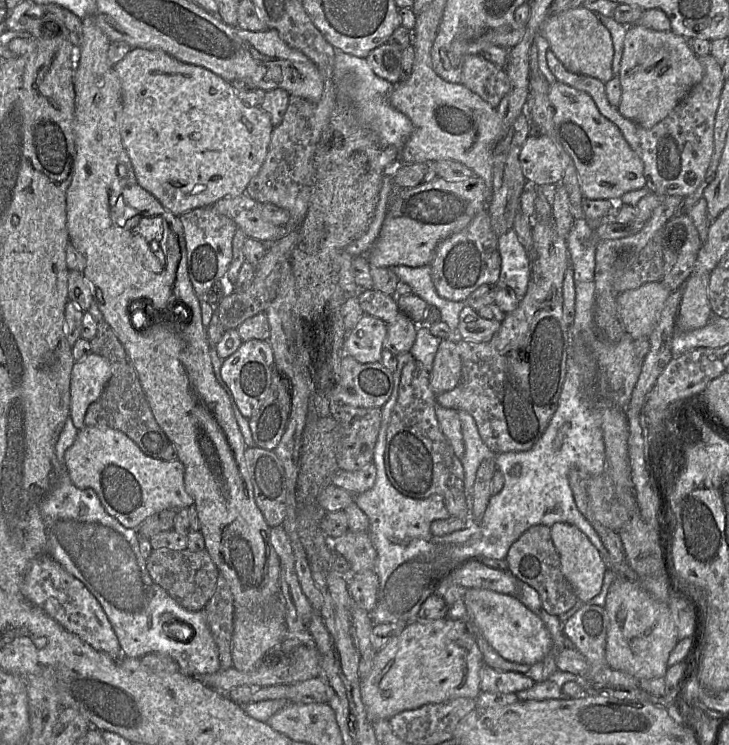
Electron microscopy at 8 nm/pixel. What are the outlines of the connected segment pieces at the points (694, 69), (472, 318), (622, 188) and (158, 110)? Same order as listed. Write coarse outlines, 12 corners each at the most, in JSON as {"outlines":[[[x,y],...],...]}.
{"outlines":[[[627,26],[617,109],[650,129],[702,80],[683,36]],[[470,305],[459,313],[460,338],[487,342],[501,322],[485,319]],[[550,85],[553,137],[583,197],[646,186],[642,160],[591,96]],[[161,50],[115,65],[138,184],[175,216],[245,193],[273,125]]]}

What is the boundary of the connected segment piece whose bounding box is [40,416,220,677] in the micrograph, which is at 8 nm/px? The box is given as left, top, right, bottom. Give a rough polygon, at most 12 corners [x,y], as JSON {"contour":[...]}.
{"contour":[[65,469],[40,505],[46,554],[99,601],[123,656],[217,672],[204,608],[154,583],[137,529]]}

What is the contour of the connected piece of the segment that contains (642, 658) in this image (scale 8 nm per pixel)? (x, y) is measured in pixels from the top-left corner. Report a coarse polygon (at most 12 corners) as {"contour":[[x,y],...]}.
{"contour":[[615,578],[607,664],[664,678],[678,642],[668,604]]}

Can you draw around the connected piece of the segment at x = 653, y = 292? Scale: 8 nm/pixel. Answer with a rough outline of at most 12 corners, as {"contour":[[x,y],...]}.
{"contour":[[655,281],[617,295],[631,338],[649,338],[670,293]]}

